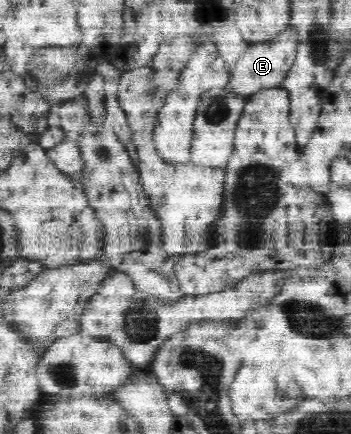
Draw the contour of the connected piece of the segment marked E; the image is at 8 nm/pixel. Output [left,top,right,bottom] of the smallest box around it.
[228,28,297,98]

